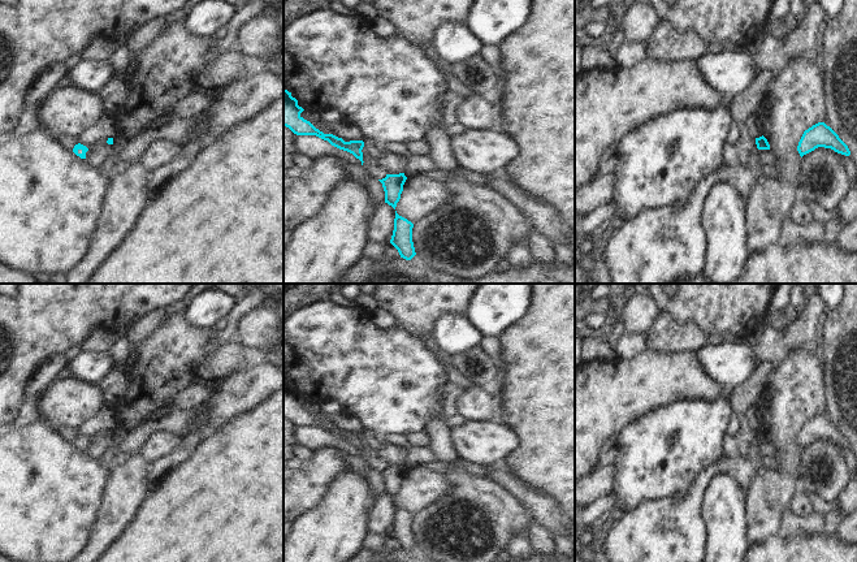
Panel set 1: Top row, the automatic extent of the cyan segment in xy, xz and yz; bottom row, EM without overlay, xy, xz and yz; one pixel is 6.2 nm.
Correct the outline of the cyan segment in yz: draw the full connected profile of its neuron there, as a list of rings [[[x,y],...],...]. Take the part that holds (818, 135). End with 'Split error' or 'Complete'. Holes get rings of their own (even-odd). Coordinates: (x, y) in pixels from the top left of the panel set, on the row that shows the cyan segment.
[[[818,122],[804,131],[797,146],[797,151],[802,157],[818,147],[831,148],[845,156],[850,155],[848,146],[824,122]]]. Complete

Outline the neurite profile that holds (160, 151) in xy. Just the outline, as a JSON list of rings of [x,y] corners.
[[[160,138],[152,140],[138,157],[139,163],[148,167],[150,170],[173,160],[178,154],[178,144],[174,140]]]

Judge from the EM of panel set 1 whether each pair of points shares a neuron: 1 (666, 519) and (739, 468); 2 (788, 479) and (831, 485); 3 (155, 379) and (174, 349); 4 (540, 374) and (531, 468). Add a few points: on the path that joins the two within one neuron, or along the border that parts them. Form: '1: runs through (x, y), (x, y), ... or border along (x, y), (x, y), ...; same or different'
1: runs through (685, 505), (697, 493), (700, 484), (719, 468); same
2: border along (801, 450), (795, 487); different
3: runs through (156, 371), (167, 357); same
4: runs through (540, 397), (540, 445); same

